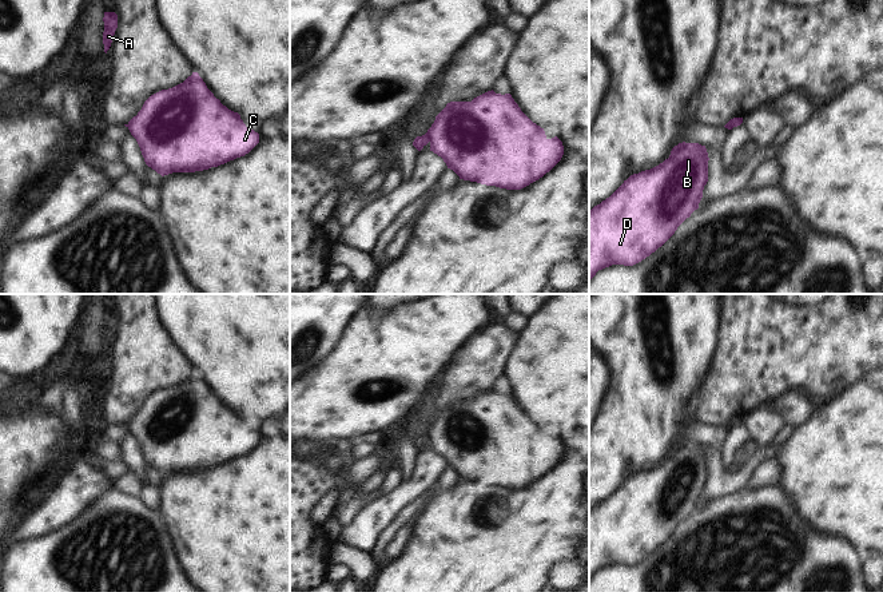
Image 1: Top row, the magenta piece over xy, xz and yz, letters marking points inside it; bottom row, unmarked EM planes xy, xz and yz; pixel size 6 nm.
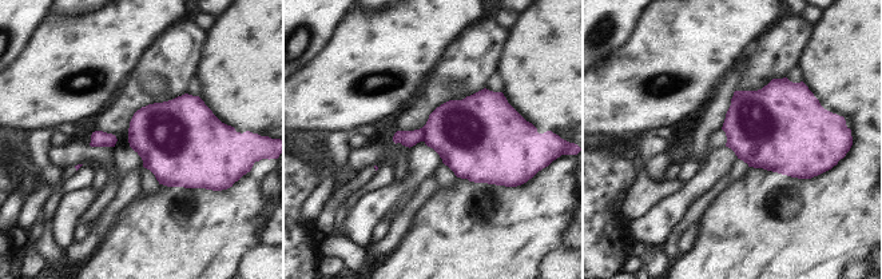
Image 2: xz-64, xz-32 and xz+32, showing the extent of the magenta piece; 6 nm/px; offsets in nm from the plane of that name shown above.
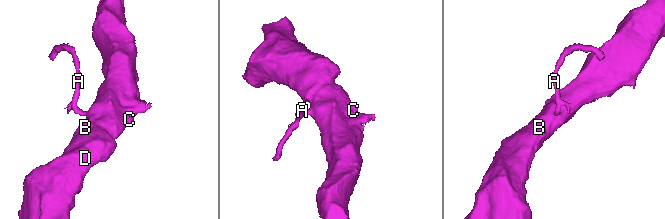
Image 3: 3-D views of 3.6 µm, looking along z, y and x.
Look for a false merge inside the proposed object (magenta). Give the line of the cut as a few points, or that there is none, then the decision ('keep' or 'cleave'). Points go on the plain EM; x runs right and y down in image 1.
cut in xz along (425, 433), (430, 440); cleave

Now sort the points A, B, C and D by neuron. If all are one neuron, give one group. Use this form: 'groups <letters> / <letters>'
groups A / B C D

